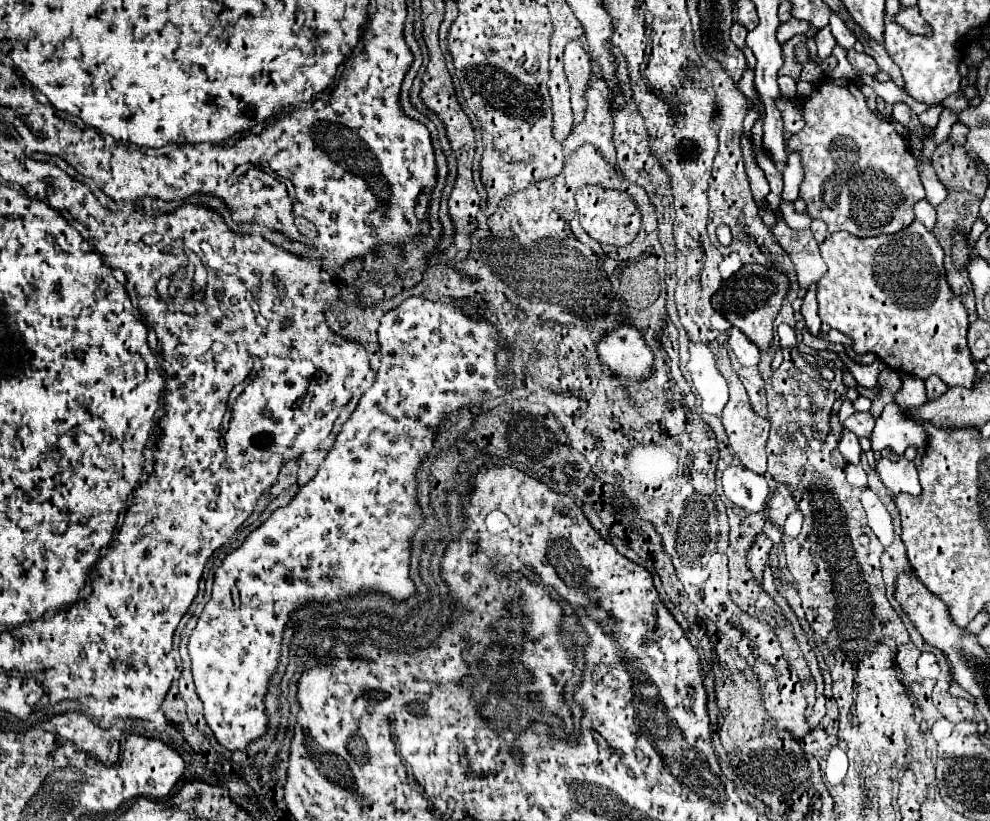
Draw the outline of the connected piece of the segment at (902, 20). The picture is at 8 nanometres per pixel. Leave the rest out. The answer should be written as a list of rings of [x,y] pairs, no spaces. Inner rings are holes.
[[[913,6],[913,8],[901,8],[895,14],[895,22],[899,26],[903,26],[905,30],[915,32],[915,34],[929,34],[931,32],[931,28],[927,26],[927,22],[921,18],[917,6]]]

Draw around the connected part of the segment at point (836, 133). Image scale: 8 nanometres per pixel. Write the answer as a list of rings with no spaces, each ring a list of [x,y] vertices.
[[[825,78],[813,88],[811,96],[803,100],[799,112],[805,118],[805,128],[787,138],[787,152],[801,156],[805,178],[799,188],[799,198],[807,204],[807,214],[823,220],[831,234],[845,230],[853,236],[881,236],[907,228],[915,218],[913,204],[925,198],[915,158],[895,128],[867,108],[855,82]]]

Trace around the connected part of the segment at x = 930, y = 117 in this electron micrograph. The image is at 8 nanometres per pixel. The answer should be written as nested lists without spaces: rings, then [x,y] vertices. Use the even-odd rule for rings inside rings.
[[[933,106],[933,108],[925,110],[923,114],[919,114],[919,120],[921,120],[925,126],[929,126],[929,128],[935,128],[935,126],[937,126],[937,122],[939,122],[939,116],[941,116],[941,112],[943,112],[943,106]]]

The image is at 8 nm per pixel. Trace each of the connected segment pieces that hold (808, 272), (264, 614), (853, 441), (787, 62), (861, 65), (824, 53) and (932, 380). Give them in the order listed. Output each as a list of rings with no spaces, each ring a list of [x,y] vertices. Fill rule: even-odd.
[[[777,222],[773,228],[773,236],[795,264],[801,290],[809,290],[811,284],[821,280],[821,276],[827,272],[827,266],[819,256],[819,244],[815,242],[811,230],[795,232],[785,222]]]
[[[409,296],[381,318],[377,330],[381,344],[377,380],[363,394],[355,412],[345,422],[337,418],[335,432],[332,429],[321,446],[307,453],[307,460],[315,458],[317,452],[323,456],[317,474],[217,568],[213,596],[199,616],[187,650],[197,696],[203,702],[203,718],[215,740],[229,752],[247,750],[249,744],[269,732],[269,716],[265,712],[267,686],[279,666],[285,626],[299,608],[311,602],[333,604],[335,600],[367,596],[369,592],[379,592],[399,604],[417,594],[417,586],[409,576],[411,542],[425,522],[417,504],[417,470],[433,450],[439,424],[449,414],[505,396],[515,386],[515,374],[499,368],[497,354],[507,352],[505,366],[511,366],[519,348],[511,346],[483,314],[471,318],[463,308],[465,304],[471,302],[455,298],[451,302],[431,302],[421,296]],[[501,376],[505,378],[505,388],[499,386]]]
[[[849,430],[843,432],[841,440],[839,440],[839,452],[841,456],[845,458],[847,464],[859,464],[859,458],[861,458],[861,446],[857,442],[857,436]]]
[[[795,36],[791,38],[789,42],[783,44],[783,66],[779,70],[779,74],[785,74],[785,76],[791,76],[791,78],[799,78],[799,72],[801,72],[801,64],[797,62],[797,56],[795,56],[795,46],[799,42],[803,42],[805,36]]]
[[[847,50],[847,60],[849,60],[849,64],[859,72],[859,74],[875,74],[877,72],[877,64],[875,64],[875,60],[871,58],[871,56],[867,56],[867,54],[859,54],[859,52],[855,52],[855,50]]]
[[[827,26],[827,28],[823,28],[823,30],[819,30],[819,32],[817,32],[817,36],[815,36],[813,40],[815,40],[815,44],[817,44],[819,58],[821,58],[821,60],[825,60],[825,58],[831,54],[833,46],[835,46],[835,38],[833,38],[833,34],[831,34],[829,26]]]
[[[929,376],[925,380],[925,384],[927,384],[927,398],[935,398],[935,396],[943,394],[949,388],[945,382],[939,380],[939,376]]]

